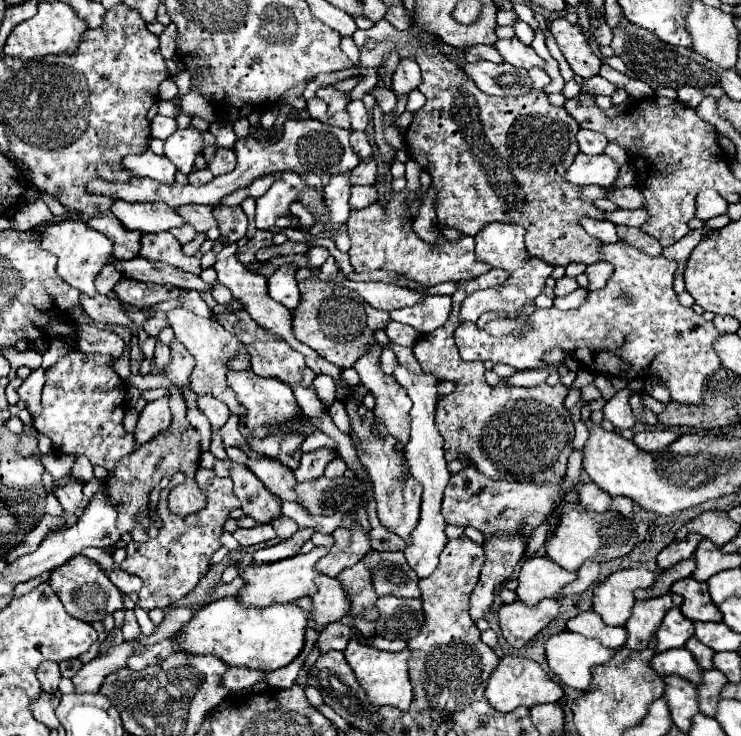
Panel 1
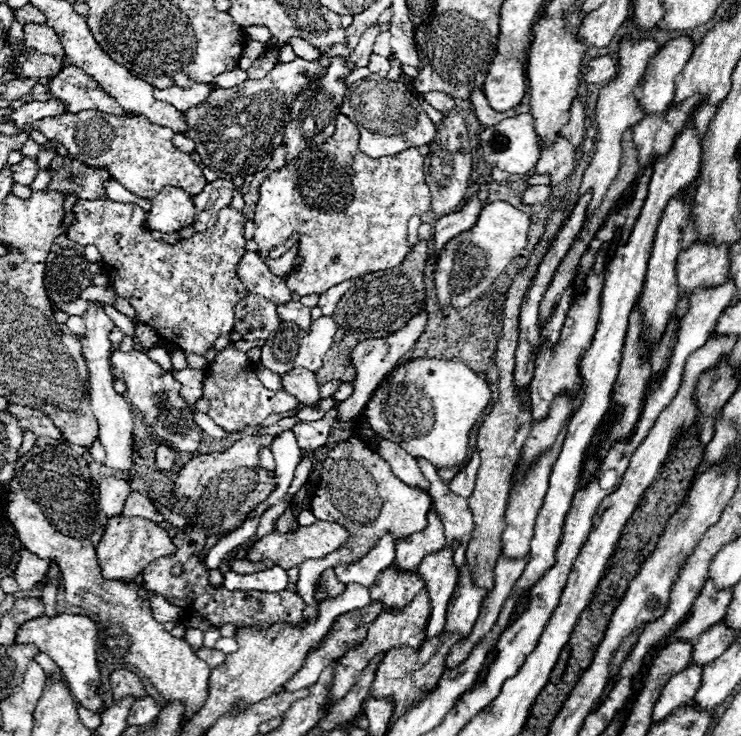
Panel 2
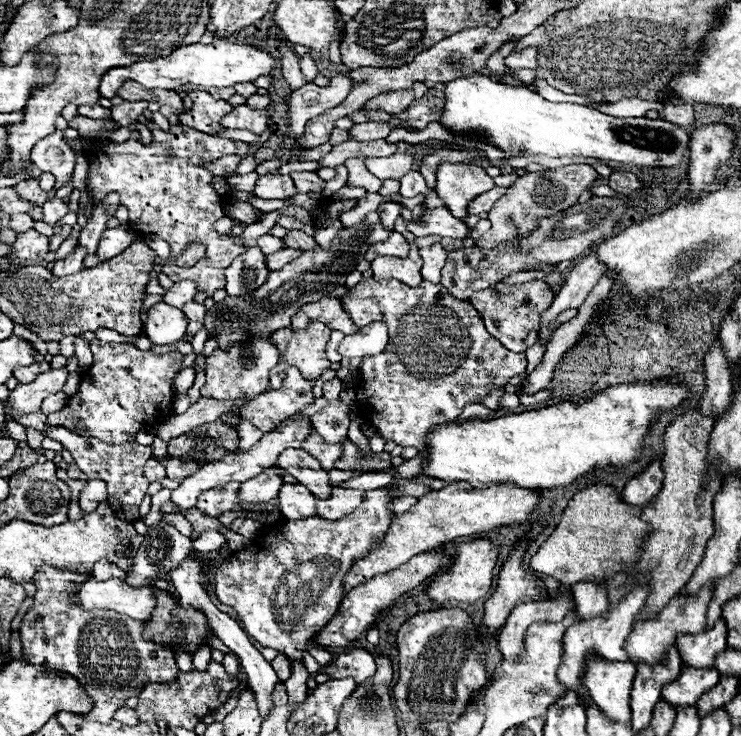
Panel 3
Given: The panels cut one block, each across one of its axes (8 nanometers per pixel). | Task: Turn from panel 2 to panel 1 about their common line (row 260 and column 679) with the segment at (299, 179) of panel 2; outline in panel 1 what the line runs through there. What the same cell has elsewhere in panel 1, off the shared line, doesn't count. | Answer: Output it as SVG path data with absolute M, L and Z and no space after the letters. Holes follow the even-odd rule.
M616 242L616 244L602 244L600 246L600 256L602 260L610 262L614 266L614 274L610 276L608 284L602 290L590 292L588 300L576 308L576 310L558 310L558 308L538 308L530 316L532 330L528 330L524 336L490 336L484 328L478 328L476 324L460 324L454 332L456 346L460 350L462 360L466 362L502 362L510 364L518 370L530 370L530 368L540 368L542 366L542 354L550 348L564 348L572 352L588 370L596 370L602 374L612 374L612 376L622 376L622 378L652 378L658 376L666 382L672 400L680 404L700 404L702 402L702 384L704 380L720 368L720 358L716 356L712 342L720 336L720 332L714 328L712 322L704 320L698 316L692 308L684 308L678 302L678 296L672 288L674 272L678 268L676 262L666 260L664 256L650 258L642 254L640 250L632 248L626 242ZM616 336L622 336L622 344L614 346L612 340Z

